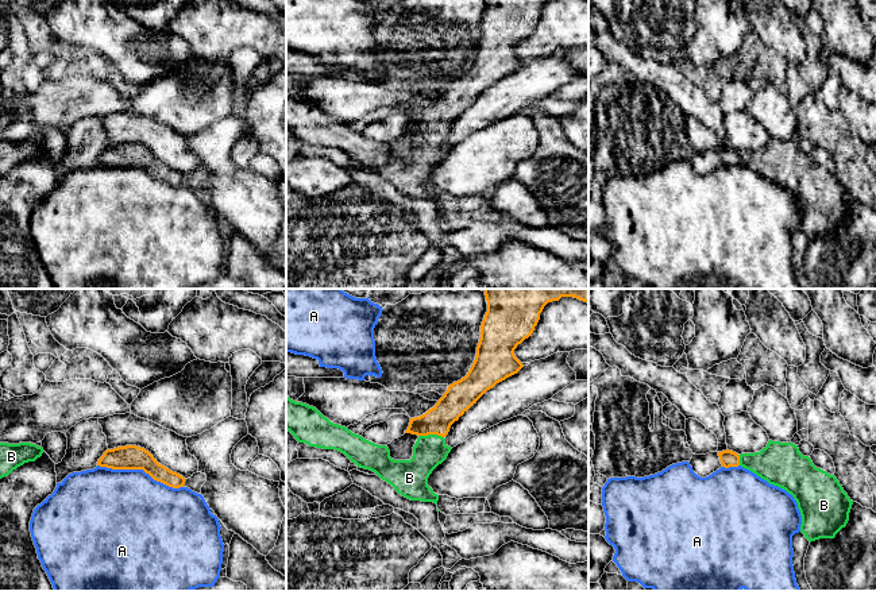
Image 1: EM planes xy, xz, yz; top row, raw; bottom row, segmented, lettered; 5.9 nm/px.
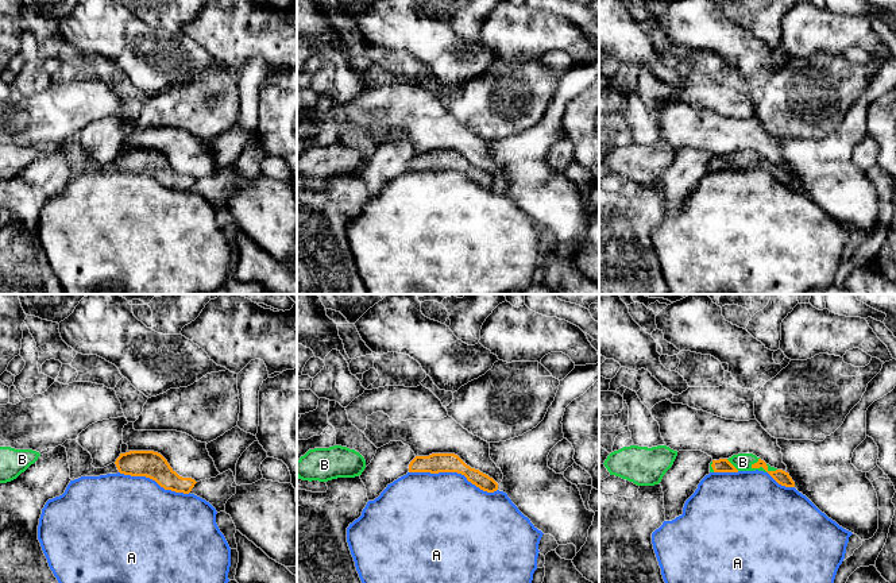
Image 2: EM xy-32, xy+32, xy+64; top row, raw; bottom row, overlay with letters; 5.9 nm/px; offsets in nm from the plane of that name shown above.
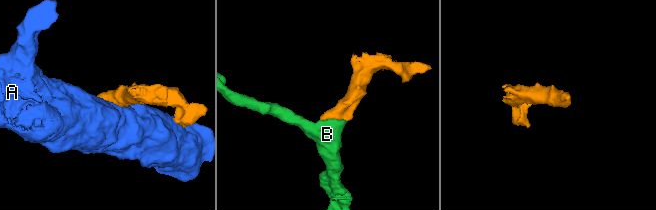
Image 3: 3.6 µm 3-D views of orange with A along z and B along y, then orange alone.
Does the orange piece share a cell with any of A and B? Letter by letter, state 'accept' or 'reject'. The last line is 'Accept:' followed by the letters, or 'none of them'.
A: reject
B: accept
Accept: B

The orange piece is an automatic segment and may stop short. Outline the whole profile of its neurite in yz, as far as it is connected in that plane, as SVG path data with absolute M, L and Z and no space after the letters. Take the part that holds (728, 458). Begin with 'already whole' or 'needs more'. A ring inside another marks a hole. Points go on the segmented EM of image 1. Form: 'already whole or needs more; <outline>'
needs more; M769 440L755 453L718 452L722 467L744 467L794 497L802 515L800 532L811 542L834 538L846 526L853 501L834 475L817 468L792 443Z

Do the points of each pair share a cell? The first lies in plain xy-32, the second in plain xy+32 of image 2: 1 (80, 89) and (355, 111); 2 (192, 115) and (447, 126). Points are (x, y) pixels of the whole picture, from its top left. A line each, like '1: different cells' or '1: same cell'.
1: same cell
2: different cells

